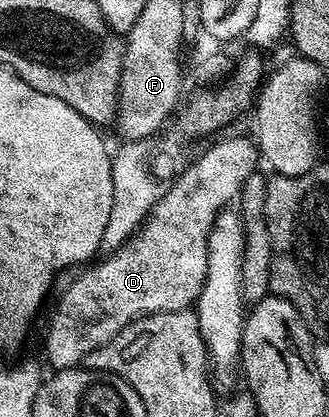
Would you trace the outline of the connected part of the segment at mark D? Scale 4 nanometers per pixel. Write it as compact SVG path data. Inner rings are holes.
M250 138L225 139L215 144L196 163L194 160L168 186L172 186L168 191L166 188L166 191L160 194L155 208L130 239L116 246L119 248L108 259L100 258L83 269L88 271L81 272L68 285L47 329L47 363L51 369L66 371L78 368L82 359L84 362L97 348L113 341L115 334L132 319L141 315L155 315L158 311L180 311L196 302L206 281L206 270L209 266L207 246L214 221L230 204L227 202L242 192L247 178L256 174L255 159L257 160L257 147Z

